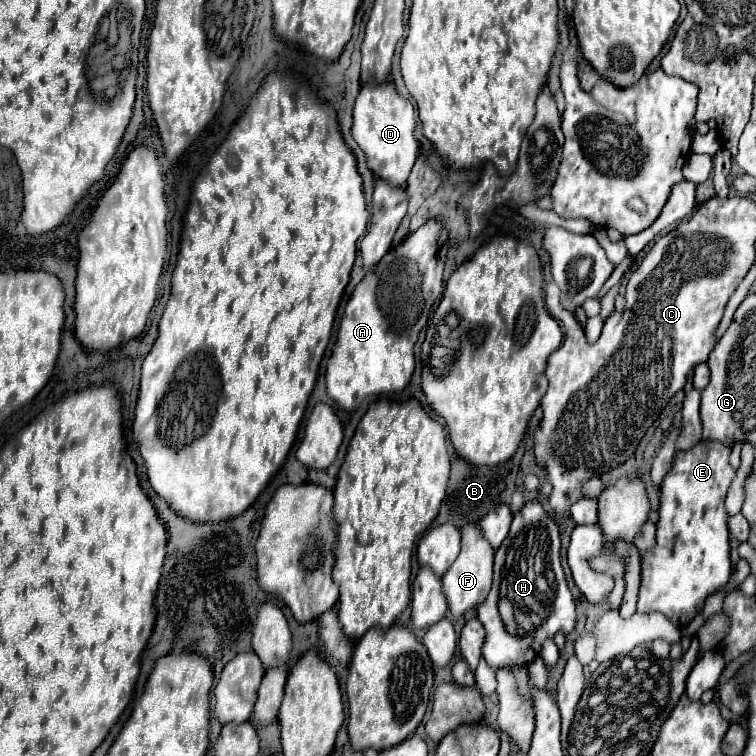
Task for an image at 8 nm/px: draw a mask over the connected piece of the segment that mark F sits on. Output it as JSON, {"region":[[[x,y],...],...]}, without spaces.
{"region":[[[464,525],[460,531],[462,531],[460,555],[442,577],[444,595],[448,599],[448,609],[454,617],[462,617],[468,609],[478,607],[488,597],[490,587],[492,587],[492,565],[494,565],[494,549],[484,539],[480,527]]]}

